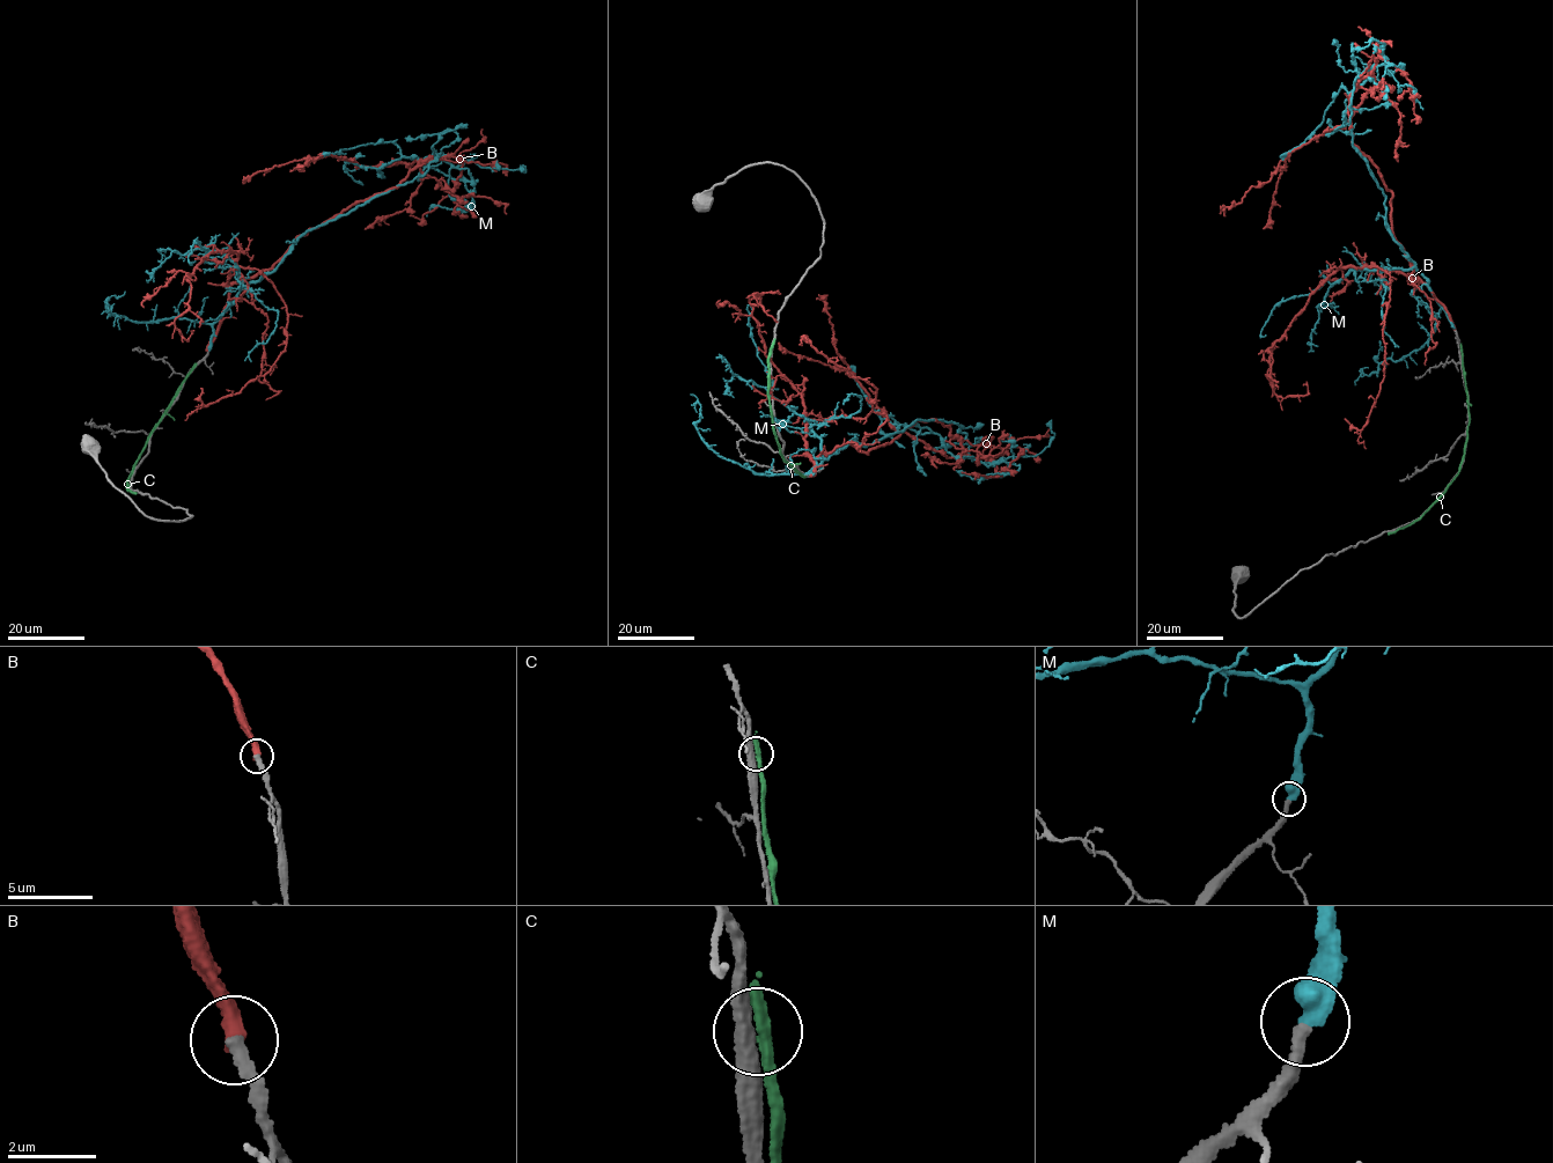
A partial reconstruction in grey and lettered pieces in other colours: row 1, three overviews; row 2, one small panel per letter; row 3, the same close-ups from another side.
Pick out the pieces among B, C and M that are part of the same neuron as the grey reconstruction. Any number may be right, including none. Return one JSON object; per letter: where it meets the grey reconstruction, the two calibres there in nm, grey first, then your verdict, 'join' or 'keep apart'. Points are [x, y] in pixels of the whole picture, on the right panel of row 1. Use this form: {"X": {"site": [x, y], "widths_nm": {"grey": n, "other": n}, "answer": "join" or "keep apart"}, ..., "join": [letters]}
{"B": {"site": [1454, 329], "widths_nm": {"grey": 320, "other": 480}, "answer": "keep apart"}, "C": {"site": [1461, 348], "widths_nm": {"grey": 400, "other": 420}, "answer": "keep apart"}, "M": {"site": [1454, 328], "widths_nm": {"grey": 300, "other": 550}, "answer": "join"}, "join": ["M"]}

